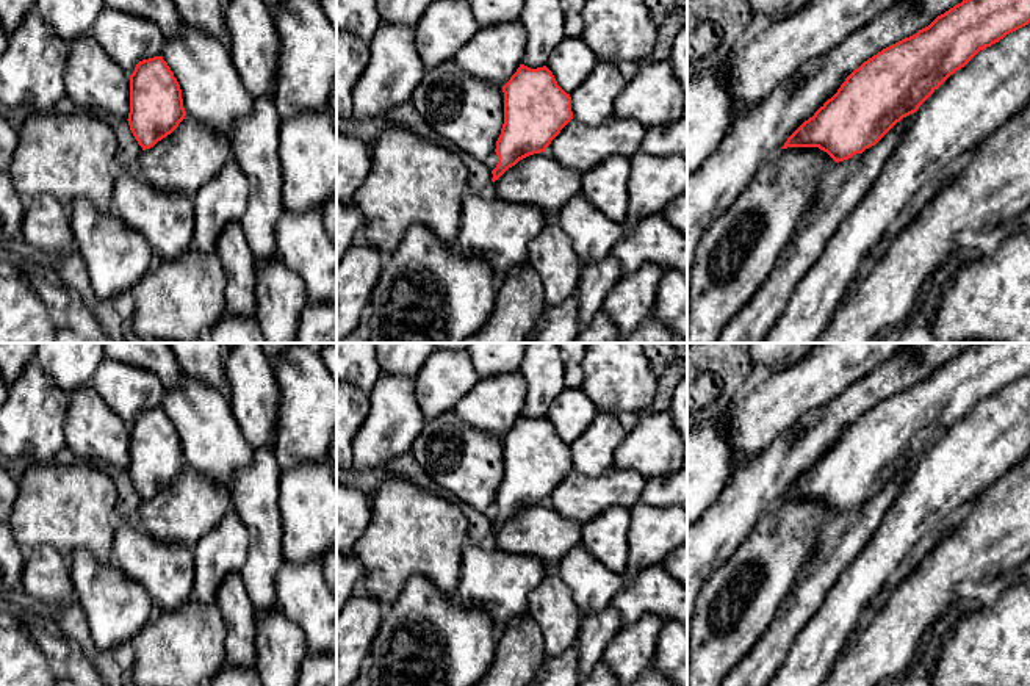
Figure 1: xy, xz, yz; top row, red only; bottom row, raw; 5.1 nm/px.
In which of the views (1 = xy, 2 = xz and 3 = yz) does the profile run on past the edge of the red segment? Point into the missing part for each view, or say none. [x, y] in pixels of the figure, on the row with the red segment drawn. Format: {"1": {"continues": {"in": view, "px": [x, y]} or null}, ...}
{"1": {"continues": null}, "2": {"continues": null}, "3": {"continues": null}}

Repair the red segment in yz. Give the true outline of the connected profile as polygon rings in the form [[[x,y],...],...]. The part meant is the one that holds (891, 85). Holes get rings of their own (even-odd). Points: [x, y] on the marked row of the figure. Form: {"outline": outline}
{"outline": [[[963,0],[928,27],[905,38],[855,69],[837,92],[784,143],[787,147],[819,147],[836,163],[875,146],[897,122],[919,107],[980,50],[1030,23],[1030,0]]]}

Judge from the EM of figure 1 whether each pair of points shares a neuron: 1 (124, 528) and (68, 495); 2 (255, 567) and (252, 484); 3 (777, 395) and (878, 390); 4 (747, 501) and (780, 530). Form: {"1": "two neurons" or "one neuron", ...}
{"1": "two neurons", "2": "one neuron", "3": "two neurons", "4": "two neurons"}

